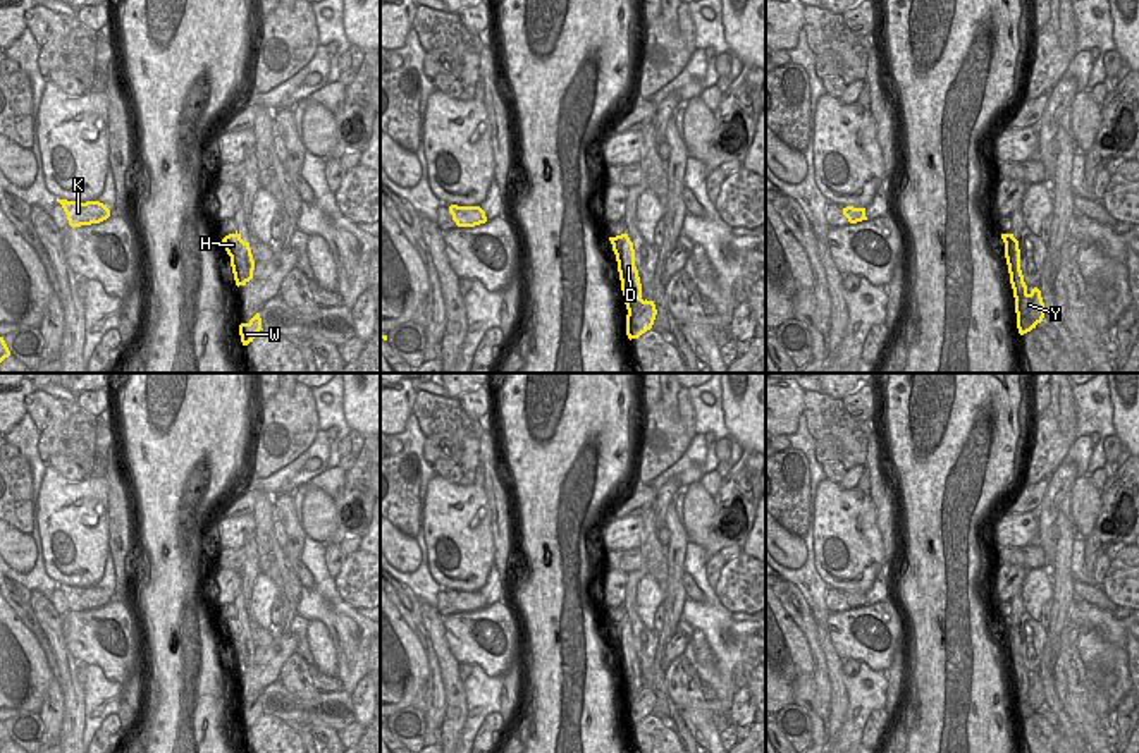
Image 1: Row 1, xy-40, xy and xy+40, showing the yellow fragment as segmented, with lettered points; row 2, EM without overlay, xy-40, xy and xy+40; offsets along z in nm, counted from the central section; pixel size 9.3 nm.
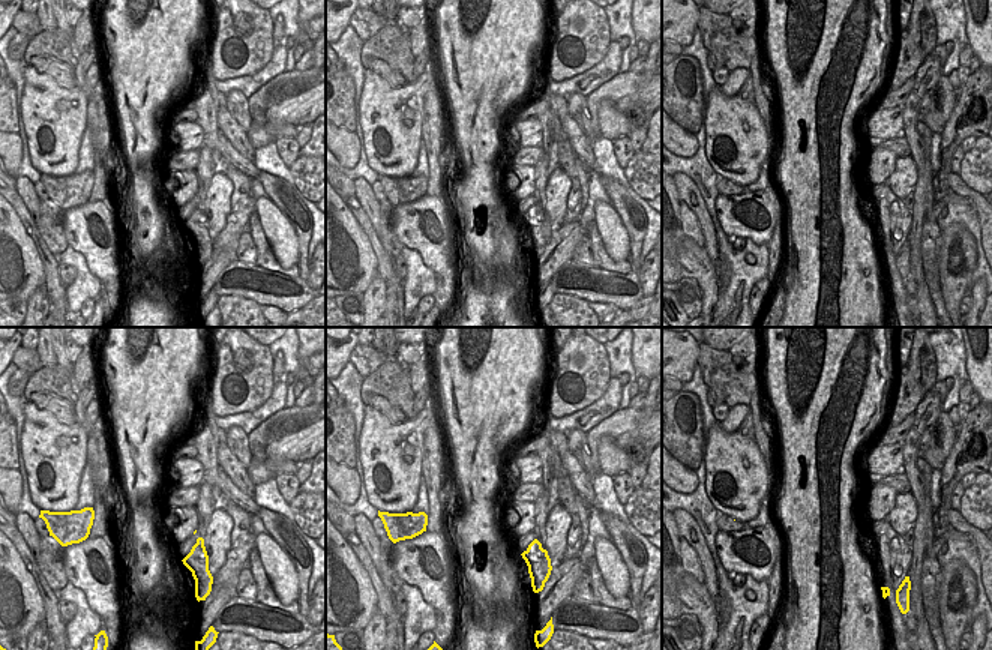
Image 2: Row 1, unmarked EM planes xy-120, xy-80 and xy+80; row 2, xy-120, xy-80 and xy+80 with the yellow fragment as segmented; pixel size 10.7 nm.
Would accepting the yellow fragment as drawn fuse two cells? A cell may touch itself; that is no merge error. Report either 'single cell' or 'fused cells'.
fused cells

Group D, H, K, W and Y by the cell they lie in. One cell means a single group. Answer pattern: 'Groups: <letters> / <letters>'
Groups: D H K / W Y.

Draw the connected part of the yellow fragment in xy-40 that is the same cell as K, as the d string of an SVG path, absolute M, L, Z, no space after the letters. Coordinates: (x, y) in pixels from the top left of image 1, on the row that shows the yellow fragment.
M58 199L58 203L62 205L71 227L100 223L110 217L110 210L100 201L77 203Z

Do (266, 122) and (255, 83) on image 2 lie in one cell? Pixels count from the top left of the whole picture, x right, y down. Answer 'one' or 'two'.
two

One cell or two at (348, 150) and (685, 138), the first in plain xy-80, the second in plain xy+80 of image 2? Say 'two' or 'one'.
one

